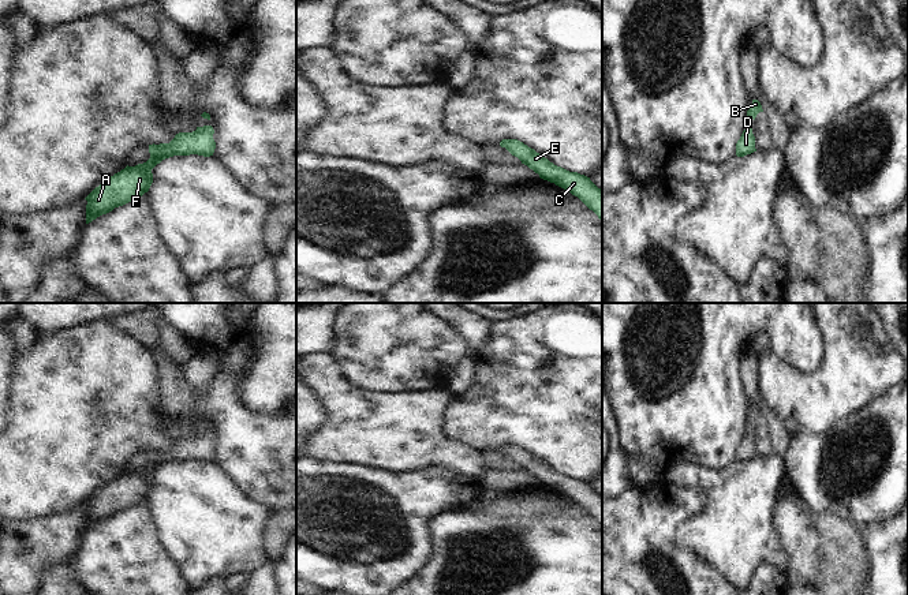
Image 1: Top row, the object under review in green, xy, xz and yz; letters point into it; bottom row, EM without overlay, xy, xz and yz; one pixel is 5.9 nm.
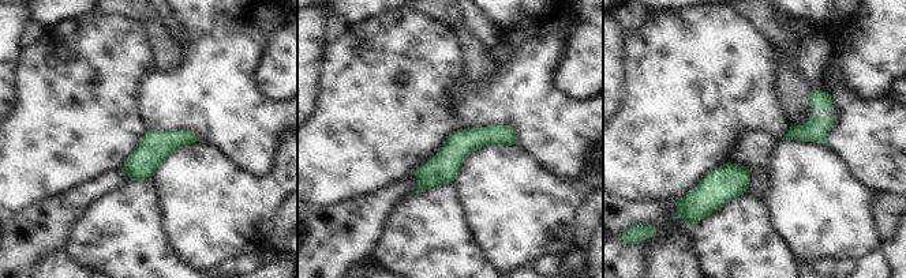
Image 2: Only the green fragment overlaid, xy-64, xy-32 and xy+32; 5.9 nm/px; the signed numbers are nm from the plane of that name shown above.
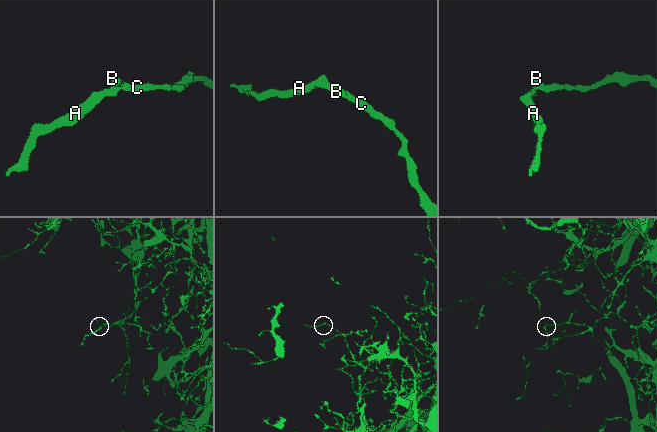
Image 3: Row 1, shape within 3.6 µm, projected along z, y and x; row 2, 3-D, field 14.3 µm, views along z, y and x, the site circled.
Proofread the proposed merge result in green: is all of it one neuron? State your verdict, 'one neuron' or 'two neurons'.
one neuron

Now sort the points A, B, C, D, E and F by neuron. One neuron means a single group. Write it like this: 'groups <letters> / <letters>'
groups A B C D E F

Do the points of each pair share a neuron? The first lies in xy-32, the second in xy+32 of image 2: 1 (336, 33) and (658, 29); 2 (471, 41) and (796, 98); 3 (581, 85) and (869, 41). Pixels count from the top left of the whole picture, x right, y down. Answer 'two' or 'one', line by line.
1: two
2: one
3: one

